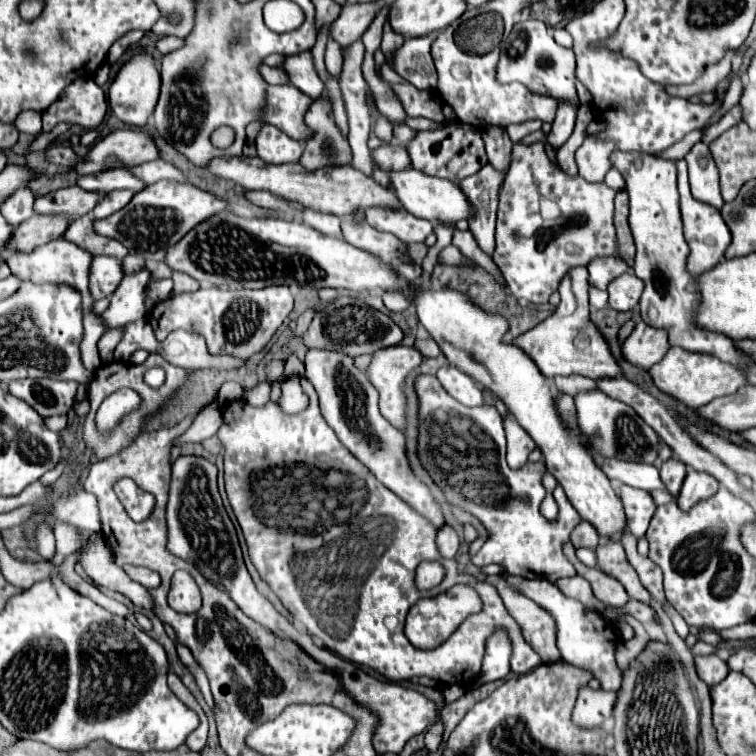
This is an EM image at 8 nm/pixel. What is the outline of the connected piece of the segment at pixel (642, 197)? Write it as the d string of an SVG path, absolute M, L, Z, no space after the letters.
M618 150L610 154L610 160L612 168L624 176L626 190L630 194L630 228L636 242L634 272L644 282L644 294L640 298L642 320L654 328L666 328L670 334L670 346L680 346L688 352L710 354L722 362L746 370L752 360L734 348L732 338L694 326L694 308L698 304L698 294L692 292L694 276L686 270L688 244L682 234L674 162L656 156L642 156L642 152Z

